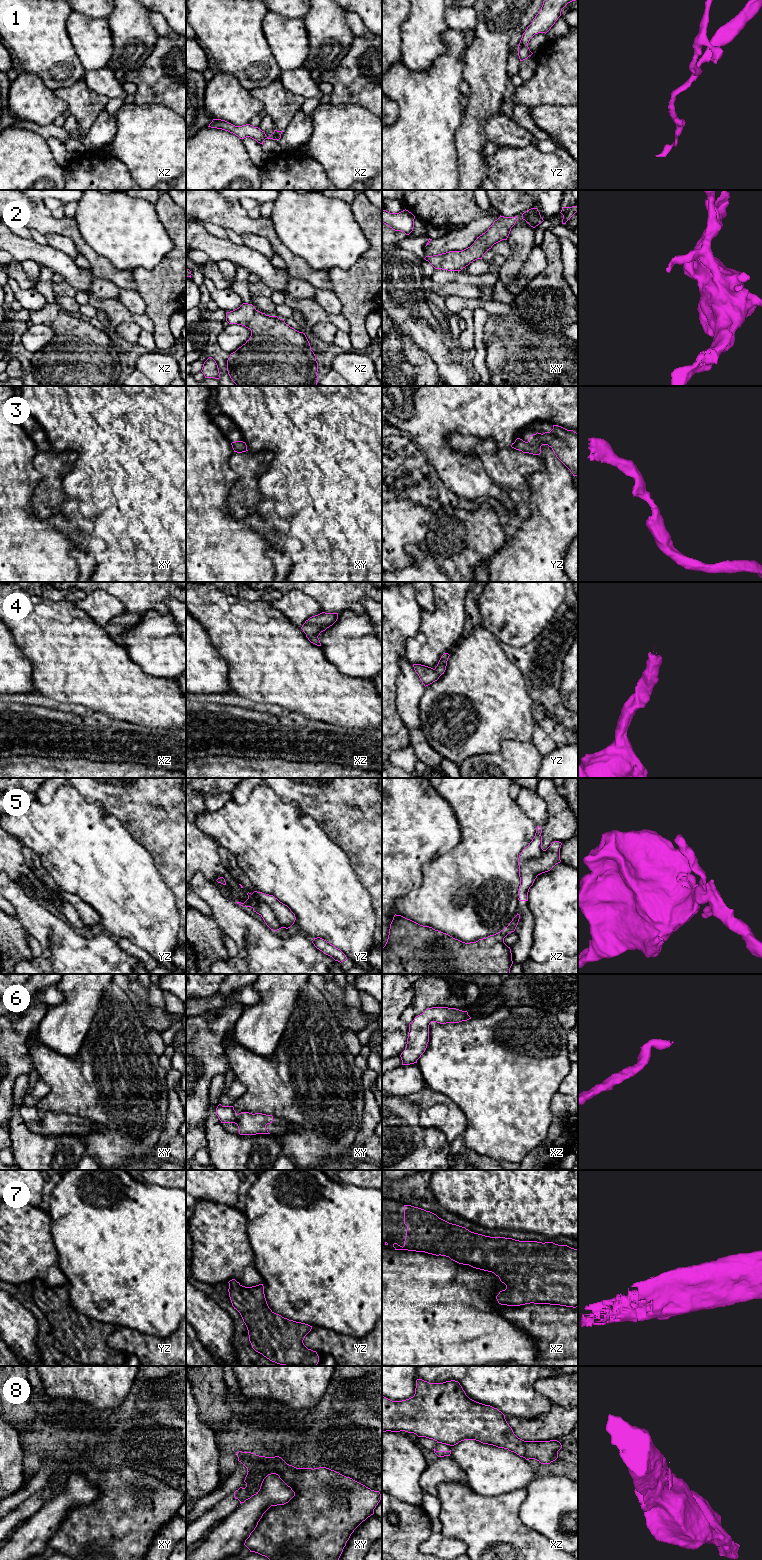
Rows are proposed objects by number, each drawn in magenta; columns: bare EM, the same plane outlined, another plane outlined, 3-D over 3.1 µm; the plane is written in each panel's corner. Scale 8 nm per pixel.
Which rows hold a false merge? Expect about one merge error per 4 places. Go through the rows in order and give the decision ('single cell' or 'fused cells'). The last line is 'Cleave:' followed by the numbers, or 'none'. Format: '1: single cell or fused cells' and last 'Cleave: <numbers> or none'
1: single cell
2: single cell
3: single cell
4: single cell
5: fused cells
6: single cell
7: single cell
8: fused cells
Cleave: 5, 8

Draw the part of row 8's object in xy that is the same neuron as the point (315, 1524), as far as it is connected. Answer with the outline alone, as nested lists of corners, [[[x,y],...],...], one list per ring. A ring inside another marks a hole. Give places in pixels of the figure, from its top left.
[[[236,1452],[238,1461],[247,1468],[246,1490],[241,1503],[258,1494],[264,1479],[276,1474],[291,1488],[294,1496],[284,1504],[271,1505],[245,1540],[250,1552],[269,1560],[339,1560],[354,1530],[368,1517],[381,1500],[379,1491],[326,1467],[296,1468],[281,1457],[259,1456],[251,1452]]]

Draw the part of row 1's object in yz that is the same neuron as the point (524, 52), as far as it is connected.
[[[544,0],[543,5],[532,23],[522,35],[518,46],[520,61],[527,59],[533,53],[528,47],[530,39],[538,33],[547,33],[561,16],[562,9],[570,2],[576,0]]]

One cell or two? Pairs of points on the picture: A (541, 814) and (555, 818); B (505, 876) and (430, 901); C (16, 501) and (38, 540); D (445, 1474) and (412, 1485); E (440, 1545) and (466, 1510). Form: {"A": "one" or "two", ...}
{"A": "two", "B": "one", "C": "one", "D": "two", "E": "two"}

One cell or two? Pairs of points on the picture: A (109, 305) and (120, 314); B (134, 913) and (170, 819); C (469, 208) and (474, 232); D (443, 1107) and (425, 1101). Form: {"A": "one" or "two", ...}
{"A": "one", "B": "two", "C": "two", "D": "one"}

